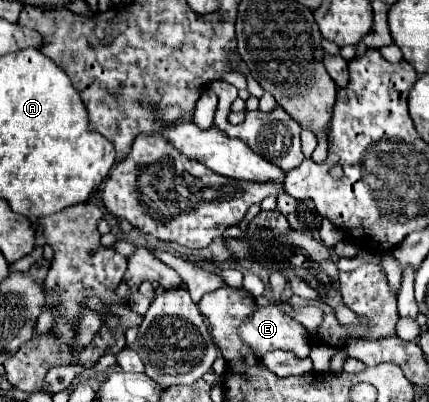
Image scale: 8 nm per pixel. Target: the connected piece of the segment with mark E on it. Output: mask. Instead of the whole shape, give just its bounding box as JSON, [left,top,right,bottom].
[239,302,311,358]

